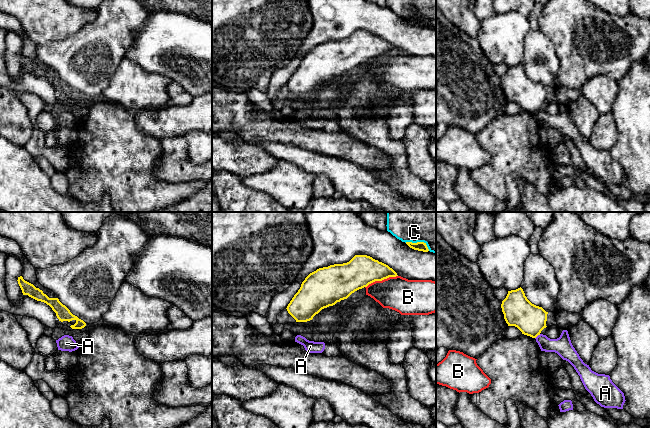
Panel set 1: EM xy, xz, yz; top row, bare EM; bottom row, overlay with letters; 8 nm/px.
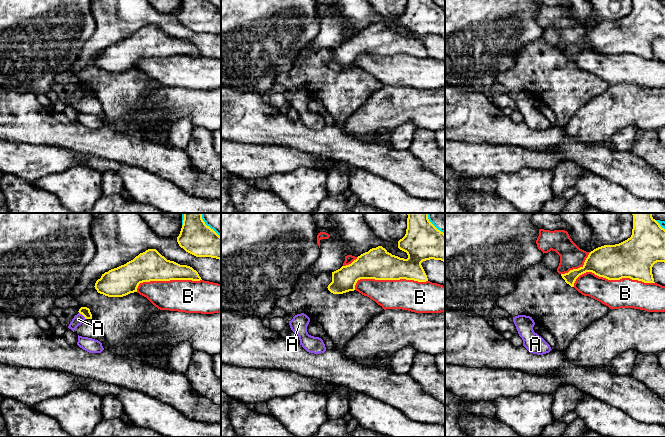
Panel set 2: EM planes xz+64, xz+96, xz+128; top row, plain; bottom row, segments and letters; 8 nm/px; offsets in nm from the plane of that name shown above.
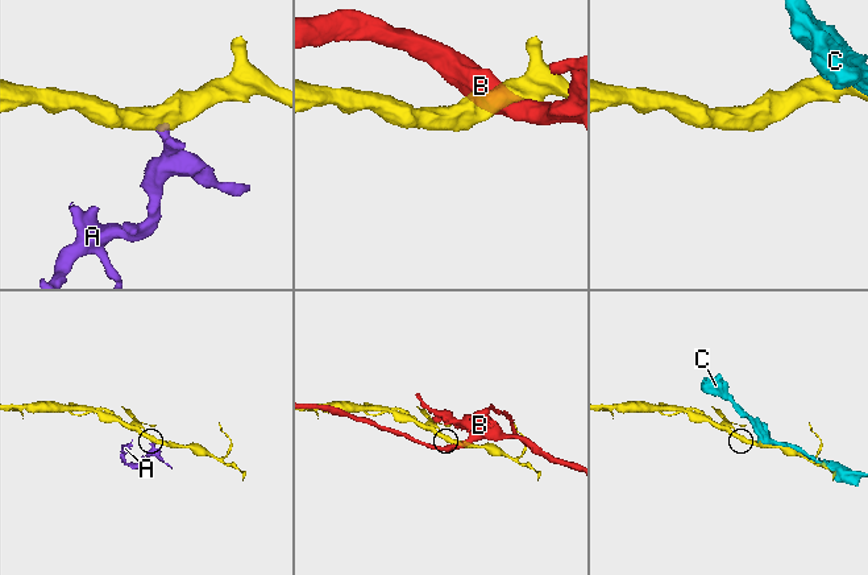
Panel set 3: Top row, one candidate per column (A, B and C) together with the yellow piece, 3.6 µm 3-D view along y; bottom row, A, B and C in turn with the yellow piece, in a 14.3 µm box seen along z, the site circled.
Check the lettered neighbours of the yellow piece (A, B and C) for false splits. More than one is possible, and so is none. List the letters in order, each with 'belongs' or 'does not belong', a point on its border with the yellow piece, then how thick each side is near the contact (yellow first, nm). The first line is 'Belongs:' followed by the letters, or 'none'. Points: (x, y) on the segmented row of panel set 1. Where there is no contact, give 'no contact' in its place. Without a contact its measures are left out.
Belongs: none
A: does not belong | yz (537, 335) | 240/150 nm
B: does not belong | xz (381, 280) | 260/280 nm
C: does not belong | xz (418, 242) | 80/480 nm

